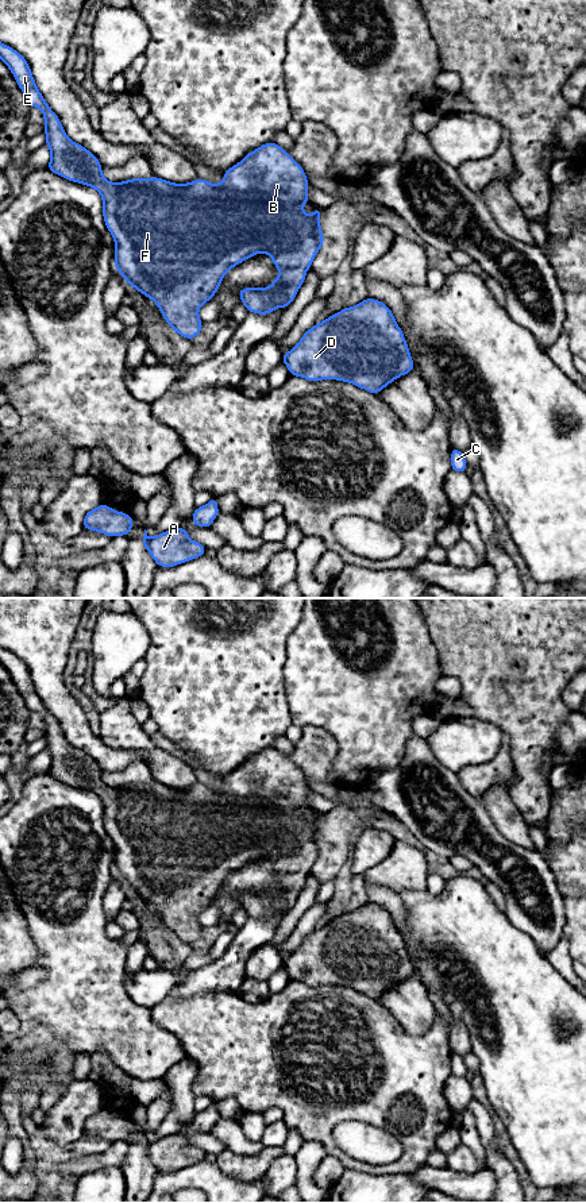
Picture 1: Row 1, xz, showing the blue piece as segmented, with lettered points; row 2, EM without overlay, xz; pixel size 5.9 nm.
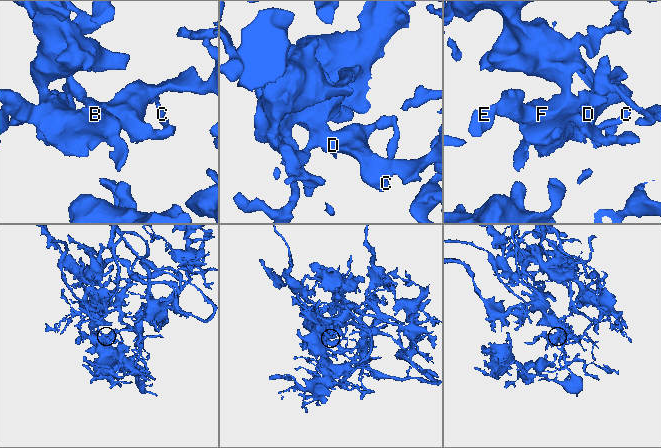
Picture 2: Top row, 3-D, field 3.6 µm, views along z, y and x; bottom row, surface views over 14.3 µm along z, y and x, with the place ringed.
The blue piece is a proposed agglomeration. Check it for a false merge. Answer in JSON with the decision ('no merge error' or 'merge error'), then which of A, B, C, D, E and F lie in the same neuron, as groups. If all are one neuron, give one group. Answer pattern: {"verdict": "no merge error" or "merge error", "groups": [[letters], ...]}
{"verdict": "no merge error", "groups": [["A", "B", "C", "D", "E", "F"]]}

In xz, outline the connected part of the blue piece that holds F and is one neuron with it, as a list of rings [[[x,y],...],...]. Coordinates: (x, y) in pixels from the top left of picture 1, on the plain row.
[[[0,647],[0,664],[12,676],[30,713],[36,712],[43,717],[46,751],[51,756],[47,774],[69,786],[92,791],[101,799],[103,822],[115,845],[115,872],[126,887],[158,910],[165,926],[174,937],[189,945],[197,941],[203,934],[203,926],[197,918],[198,913],[211,906],[230,874],[259,857],[266,857],[271,861],[281,880],[274,883],[273,890],[269,892],[243,892],[238,895],[242,909],[248,917],[269,919],[277,911],[285,914],[294,906],[300,891],[304,888],[305,878],[311,874],[312,865],[324,848],[320,832],[323,814],[316,811],[312,821],[302,816],[301,811],[311,807],[307,799],[309,787],[301,770],[286,755],[274,747],[262,749],[250,756],[239,768],[225,775],[219,790],[201,783],[189,788],[173,788],[159,782],[109,787],[104,783],[101,778],[103,770],[96,760],[68,743],[59,722],[38,695],[26,663]]]

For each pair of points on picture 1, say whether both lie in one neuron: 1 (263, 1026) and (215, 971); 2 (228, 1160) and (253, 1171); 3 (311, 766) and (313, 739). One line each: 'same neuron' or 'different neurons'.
1: different neurons
2: same neuron
3: same neuron

